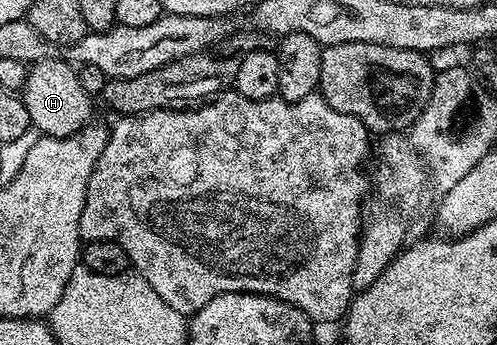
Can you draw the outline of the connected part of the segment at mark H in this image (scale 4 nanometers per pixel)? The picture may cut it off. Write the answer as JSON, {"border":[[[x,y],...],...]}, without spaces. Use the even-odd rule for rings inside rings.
{"border":[[[51,57],[33,64],[27,70],[26,84],[22,87],[20,98],[28,109],[31,128],[43,136],[63,139],[75,135],[91,122],[92,96],[84,93],[84,85],[80,85],[78,80],[78,71],[65,58]]]}

